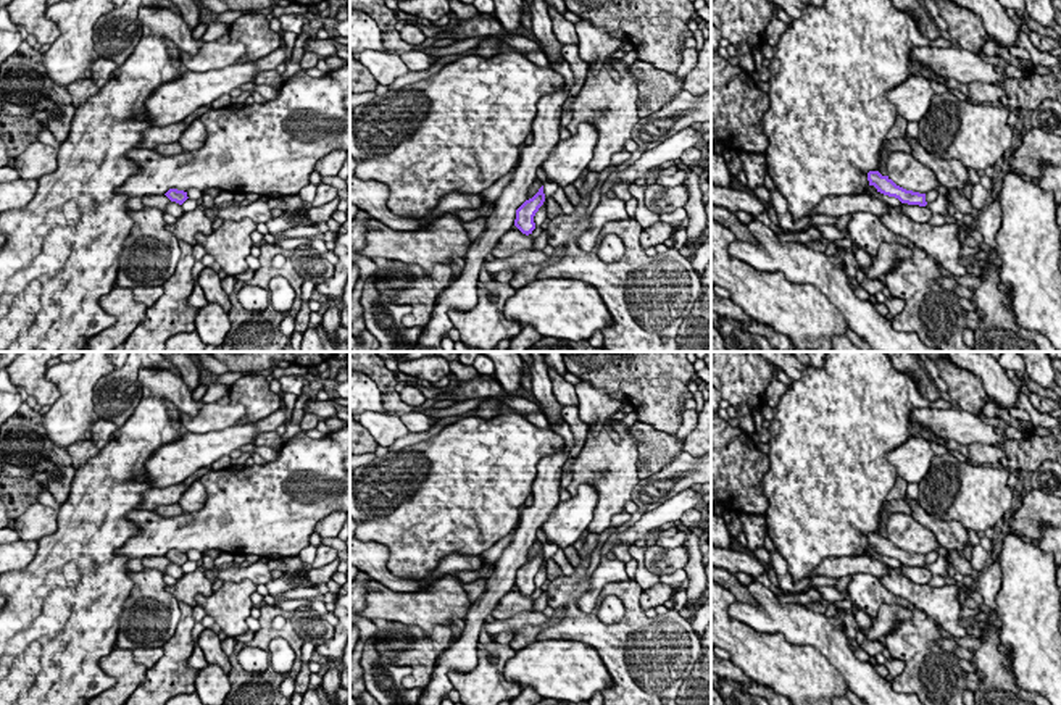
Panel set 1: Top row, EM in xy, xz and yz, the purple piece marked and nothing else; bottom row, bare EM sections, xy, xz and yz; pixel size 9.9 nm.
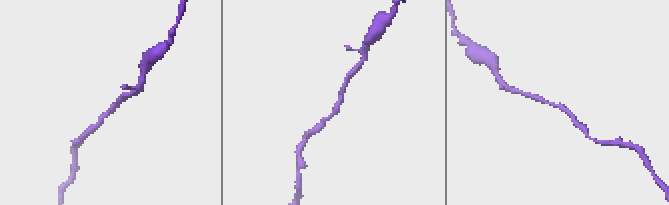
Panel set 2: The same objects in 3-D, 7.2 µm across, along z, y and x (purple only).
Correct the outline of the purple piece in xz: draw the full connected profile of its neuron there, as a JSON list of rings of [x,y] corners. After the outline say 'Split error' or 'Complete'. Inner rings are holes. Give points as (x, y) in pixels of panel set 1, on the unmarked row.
[[[543,547],[516,571],[514,587],[526,597],[535,590],[534,578],[545,563]]]. Complete

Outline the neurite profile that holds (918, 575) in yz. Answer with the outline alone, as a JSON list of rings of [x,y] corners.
[[[901,565],[900,569],[914,584],[929,584],[930,578],[934,576],[927,568],[919,566]]]

